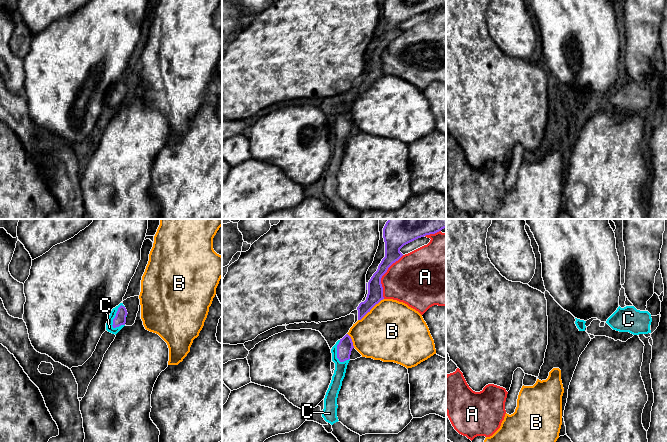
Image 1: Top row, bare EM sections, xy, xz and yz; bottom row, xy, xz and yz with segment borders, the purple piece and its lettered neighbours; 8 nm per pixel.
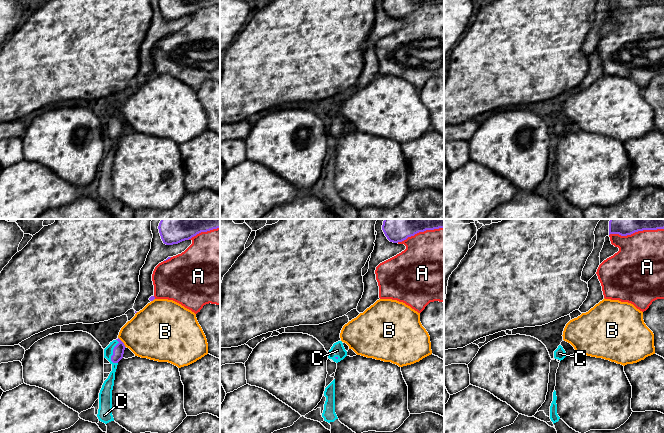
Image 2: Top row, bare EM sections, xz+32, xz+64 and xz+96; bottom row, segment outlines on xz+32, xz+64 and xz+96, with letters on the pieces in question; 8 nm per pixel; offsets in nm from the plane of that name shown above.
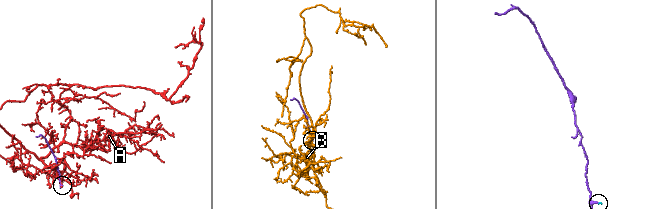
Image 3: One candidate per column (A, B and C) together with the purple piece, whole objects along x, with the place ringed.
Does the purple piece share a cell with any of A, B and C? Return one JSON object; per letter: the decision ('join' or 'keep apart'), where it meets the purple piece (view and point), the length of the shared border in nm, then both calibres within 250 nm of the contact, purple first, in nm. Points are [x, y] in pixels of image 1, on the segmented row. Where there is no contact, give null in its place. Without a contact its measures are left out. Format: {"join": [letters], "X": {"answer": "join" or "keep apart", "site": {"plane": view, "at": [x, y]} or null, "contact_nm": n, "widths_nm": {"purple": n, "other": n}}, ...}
{"join": ["C"], "A": {"answer": "keep apart", "site": {"plane": "xz", "at": [382, 275]}, "contact_nm": 380, "widths_nm": {"purple": 130, "other": 380}}, "B": {"answer": "keep apart", "site": {"plane": "xz", "at": [370, 309]}, "contact_nm": 280, "widths_nm": {"purple": 130, "other": 480}}, "C": {"answer": "join", "site": {"plane": "xy", "at": [115, 316]}, "contact_nm": 220, "widths_nm": {"purple": 100, "other": 60}}}

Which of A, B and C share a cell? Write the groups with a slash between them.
A / B / C

